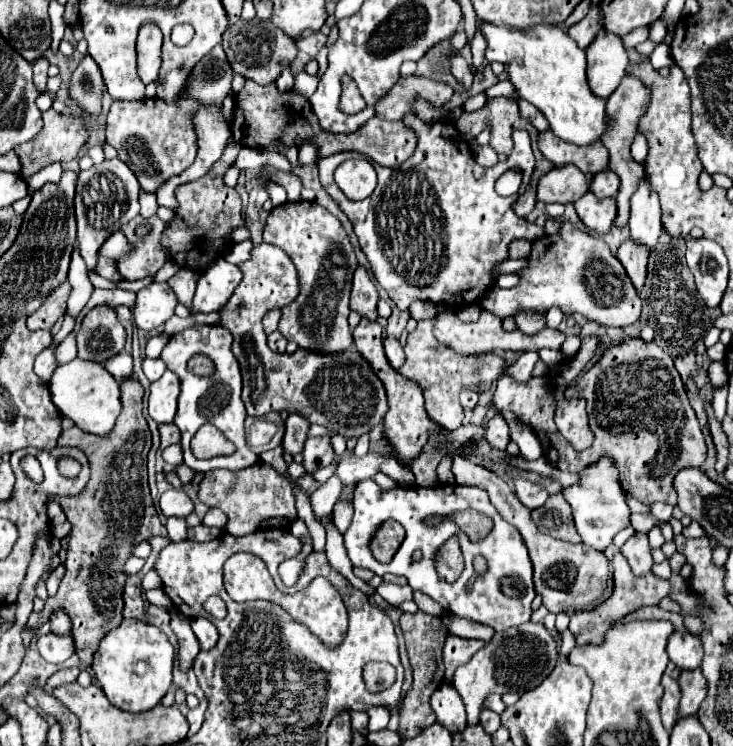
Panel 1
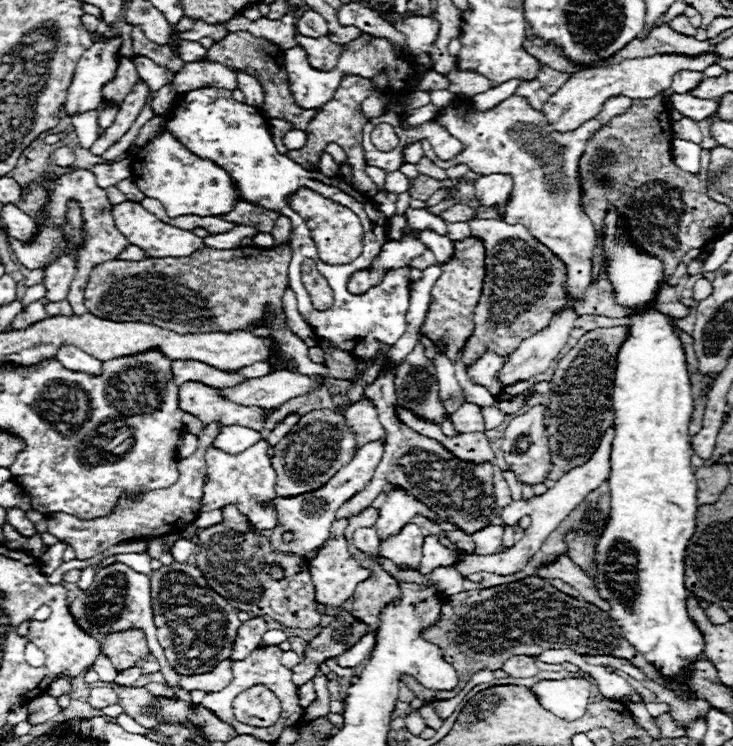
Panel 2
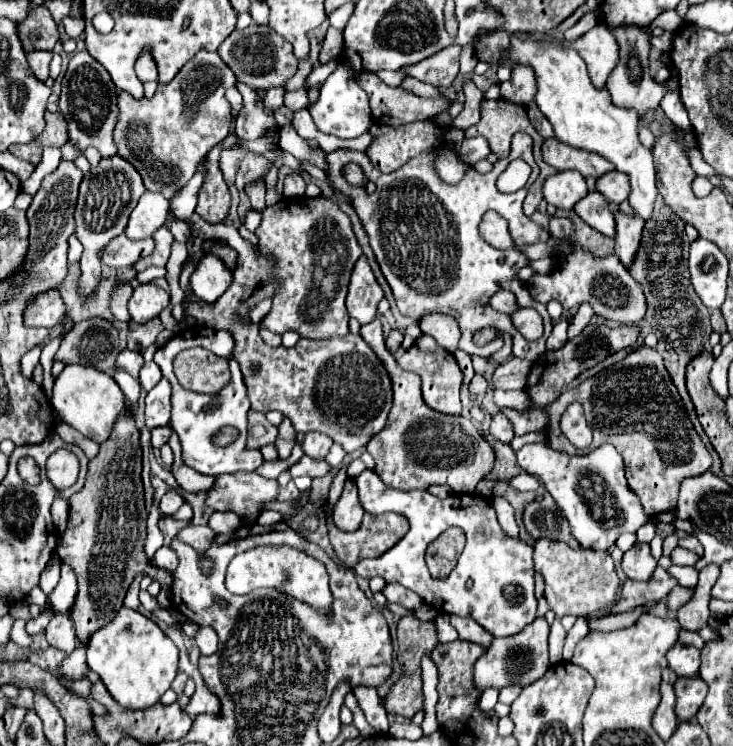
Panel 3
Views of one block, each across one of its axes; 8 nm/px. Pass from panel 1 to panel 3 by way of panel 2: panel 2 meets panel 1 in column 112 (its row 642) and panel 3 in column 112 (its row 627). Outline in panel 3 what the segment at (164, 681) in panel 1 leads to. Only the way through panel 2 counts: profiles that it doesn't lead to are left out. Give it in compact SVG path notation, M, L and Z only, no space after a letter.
M122 606L112 622L92 634L88 642L88 666L102 678L120 706L144 710L156 704L170 688L178 672L178 648L150 618Z

